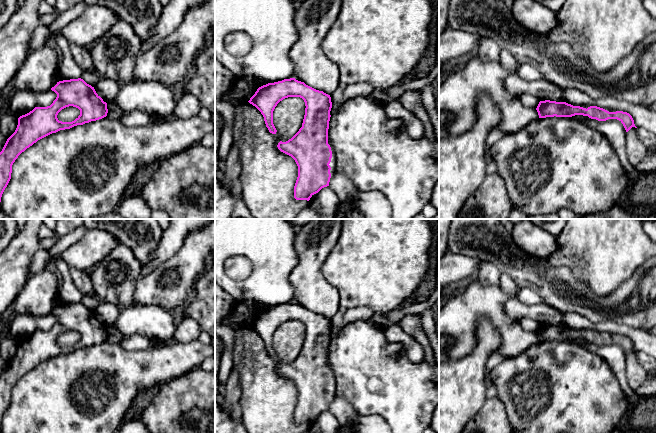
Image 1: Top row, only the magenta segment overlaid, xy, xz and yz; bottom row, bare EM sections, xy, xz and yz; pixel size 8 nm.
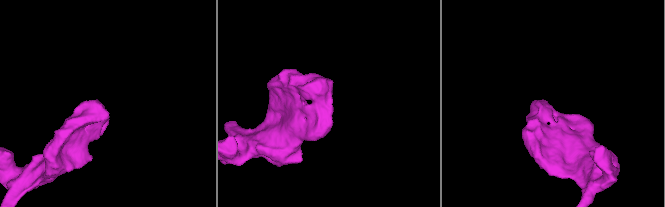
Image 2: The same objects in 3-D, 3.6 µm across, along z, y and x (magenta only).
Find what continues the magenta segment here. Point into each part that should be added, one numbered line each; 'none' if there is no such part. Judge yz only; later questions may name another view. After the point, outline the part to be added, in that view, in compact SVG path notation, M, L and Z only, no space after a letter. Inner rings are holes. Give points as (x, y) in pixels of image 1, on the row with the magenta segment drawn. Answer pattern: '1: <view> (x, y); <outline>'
none

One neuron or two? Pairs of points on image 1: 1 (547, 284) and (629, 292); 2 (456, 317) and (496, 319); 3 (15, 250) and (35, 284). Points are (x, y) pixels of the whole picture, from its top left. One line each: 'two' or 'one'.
1: one
2: one
3: two

